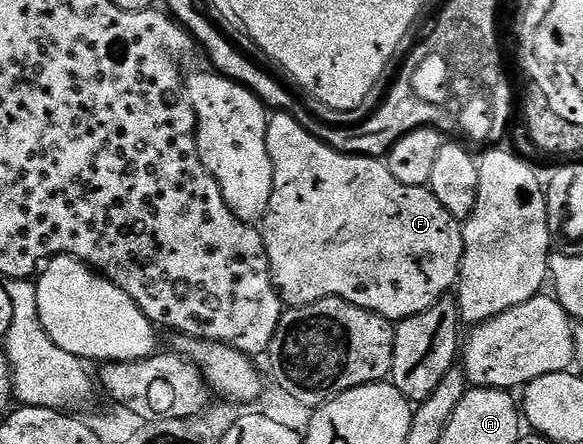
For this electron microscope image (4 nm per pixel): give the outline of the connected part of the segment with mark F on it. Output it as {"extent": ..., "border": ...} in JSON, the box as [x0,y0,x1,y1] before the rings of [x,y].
{"extent":[262,112,464,322],"border":[[[276,112],[269,115],[266,150],[270,150],[270,162],[274,166],[274,186],[270,194],[270,206],[264,212],[262,231],[272,271],[272,281],[285,305],[301,308],[318,302],[322,298],[337,296],[354,306],[362,306],[382,318],[399,322],[414,314],[422,314],[422,310],[430,310],[434,302],[445,299],[457,287],[463,260],[464,230],[461,221],[455,220],[450,210],[446,210],[446,206],[442,206],[442,202],[438,202],[438,198],[434,198],[434,194],[427,187],[406,186],[406,182],[398,182],[398,178],[390,174],[387,163],[383,159],[370,156],[348,156],[345,152],[336,151],[329,144],[323,144],[288,112]]]}

